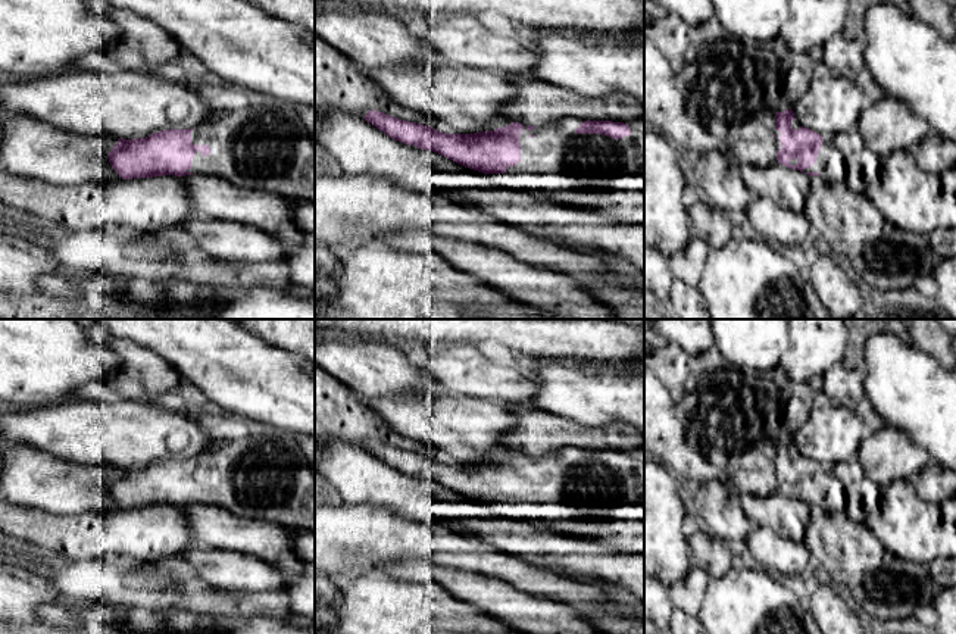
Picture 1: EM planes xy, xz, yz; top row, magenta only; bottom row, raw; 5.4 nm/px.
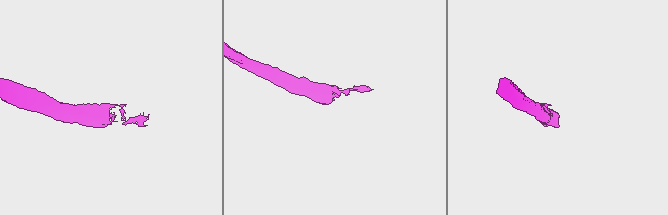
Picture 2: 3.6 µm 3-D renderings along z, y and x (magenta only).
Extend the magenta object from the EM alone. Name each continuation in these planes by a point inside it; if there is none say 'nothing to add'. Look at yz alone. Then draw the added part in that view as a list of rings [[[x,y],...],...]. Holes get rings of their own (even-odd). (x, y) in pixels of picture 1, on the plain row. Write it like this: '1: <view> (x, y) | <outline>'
1: yz (819, 496) | [[[822,468],[822,477],[818,482],[816,491],[810,496],[803,499],[803,502],[818,502],[821,506],[825,503],[827,493],[828,493],[828,482],[832,477],[832,472],[827,468]]]

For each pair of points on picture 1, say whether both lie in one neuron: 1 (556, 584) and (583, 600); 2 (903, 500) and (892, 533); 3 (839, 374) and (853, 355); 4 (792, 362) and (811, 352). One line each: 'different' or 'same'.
1: same
2: same
3: different
4: same

